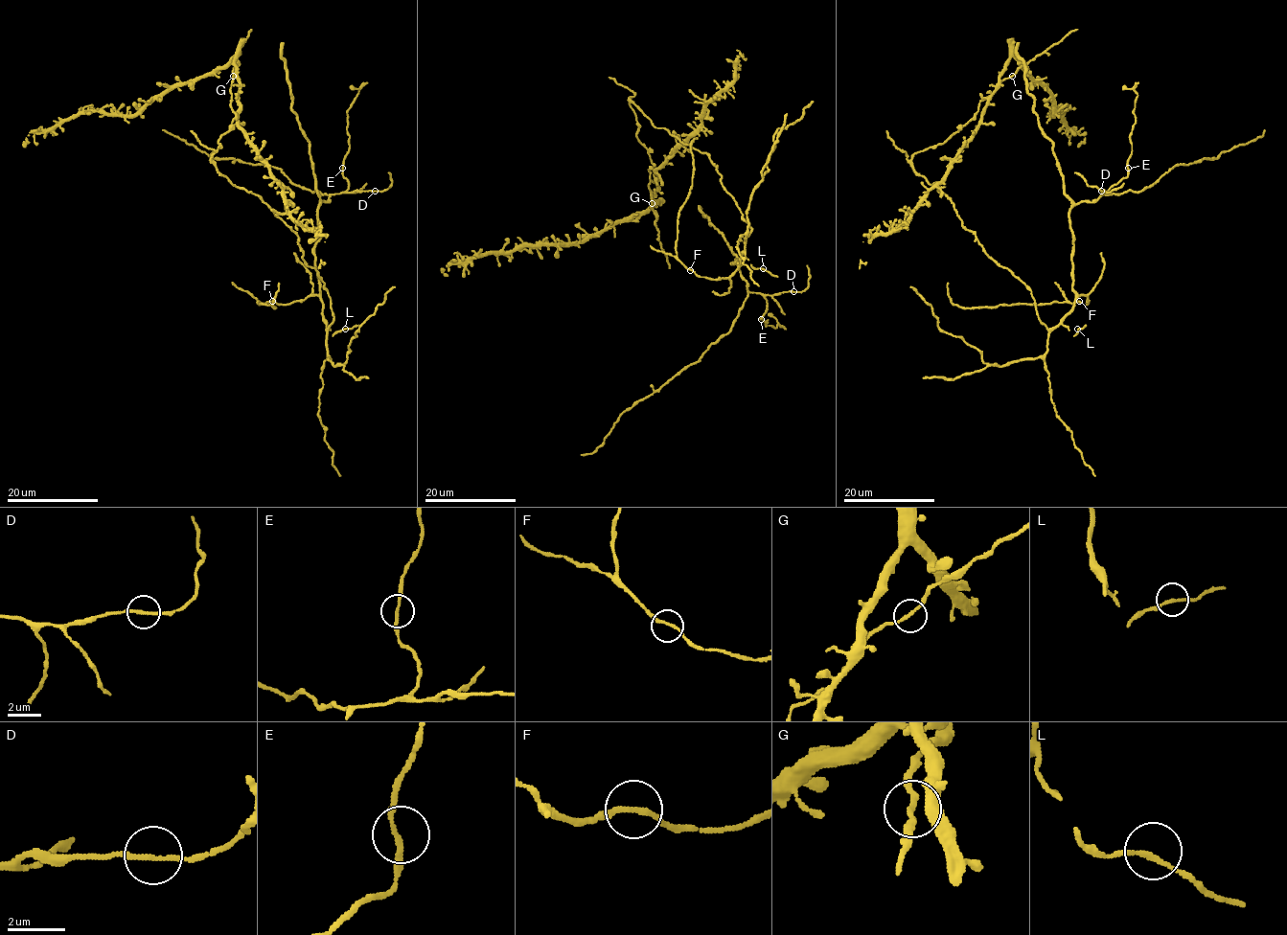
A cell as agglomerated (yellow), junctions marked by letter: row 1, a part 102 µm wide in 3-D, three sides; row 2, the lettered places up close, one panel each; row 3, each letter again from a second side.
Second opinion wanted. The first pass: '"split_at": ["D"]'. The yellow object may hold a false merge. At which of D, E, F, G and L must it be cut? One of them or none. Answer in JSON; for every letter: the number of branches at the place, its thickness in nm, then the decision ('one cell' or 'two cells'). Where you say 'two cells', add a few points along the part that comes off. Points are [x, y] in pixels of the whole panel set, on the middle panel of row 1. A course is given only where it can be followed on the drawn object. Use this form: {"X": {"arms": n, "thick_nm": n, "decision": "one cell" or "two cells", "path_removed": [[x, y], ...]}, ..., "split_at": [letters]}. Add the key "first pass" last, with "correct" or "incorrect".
{"D": {"arms": 2, "thick_nm": 170, "decision": "one cell"}, "E": {"arms": 2, "thick_nm": 180, "decision": "one cell"}, "F": {"arms": 2, "thick_nm": 170, "decision": "one cell"}, "G": {"arms": 2, "thick_nm": 170, "decision": "one cell"}, "L": {"arms": 2, "thick_nm": 160, "decision": "one cell"}, "split_at": [], "first pass": "incorrect"}

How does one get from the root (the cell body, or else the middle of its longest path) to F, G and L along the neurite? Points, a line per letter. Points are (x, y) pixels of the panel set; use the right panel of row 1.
F: (962, 222), (987, 255), (1030, 291), (1036, 315), (1048, 329), (1079, 295), (1088, 297), (1087, 305), (1079, 301)
G: (962, 222), (953, 203), (914, 171), (912, 156), (944, 143), (974, 116), (980, 101), (1012, 76)
L: (962, 222), (987, 255), (1030, 291), (1042, 323), (1048, 329), (1063, 324), (1073, 335), (1077, 329)

